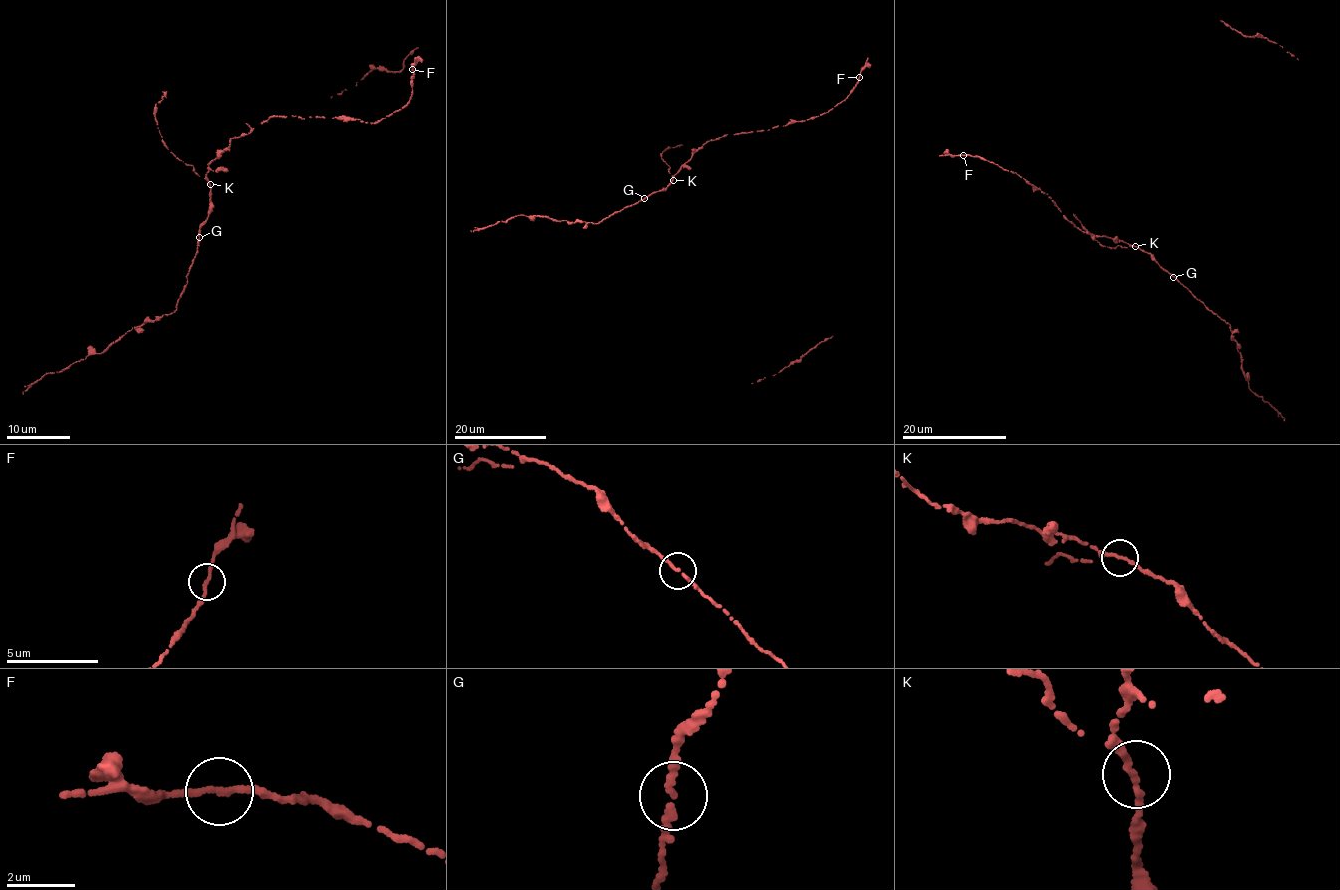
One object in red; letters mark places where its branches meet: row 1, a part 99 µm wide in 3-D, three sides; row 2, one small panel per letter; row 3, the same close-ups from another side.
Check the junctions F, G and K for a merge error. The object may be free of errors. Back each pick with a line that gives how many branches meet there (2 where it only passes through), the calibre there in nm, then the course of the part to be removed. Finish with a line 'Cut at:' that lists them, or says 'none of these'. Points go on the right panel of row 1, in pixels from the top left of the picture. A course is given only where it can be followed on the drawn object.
Cut at: none of these

